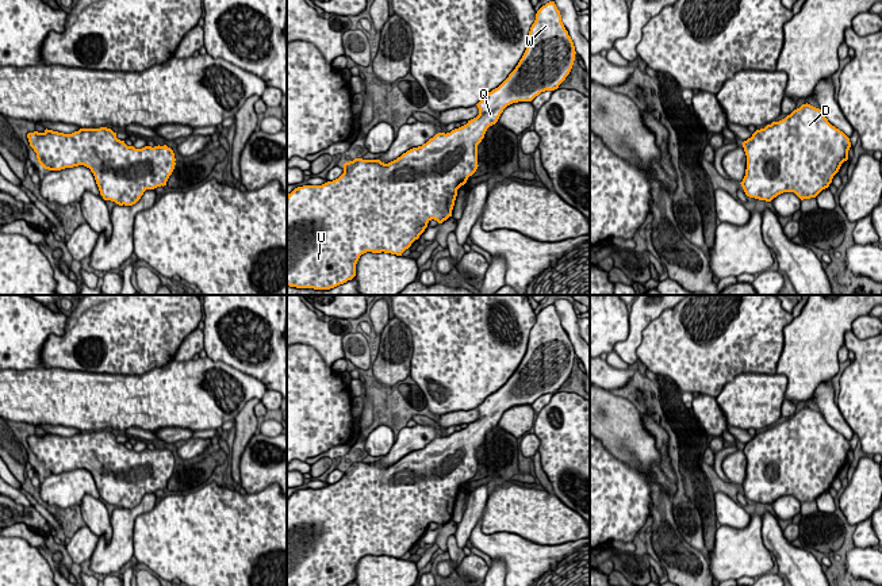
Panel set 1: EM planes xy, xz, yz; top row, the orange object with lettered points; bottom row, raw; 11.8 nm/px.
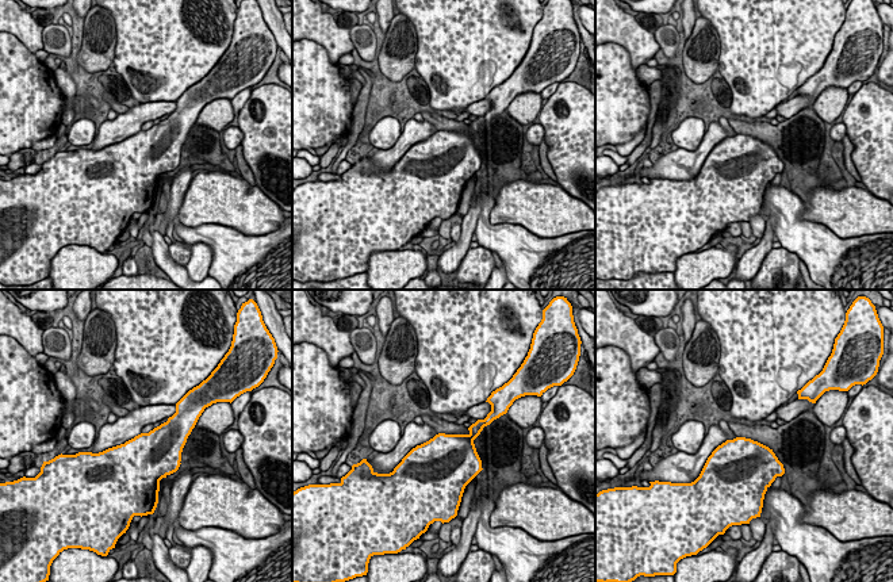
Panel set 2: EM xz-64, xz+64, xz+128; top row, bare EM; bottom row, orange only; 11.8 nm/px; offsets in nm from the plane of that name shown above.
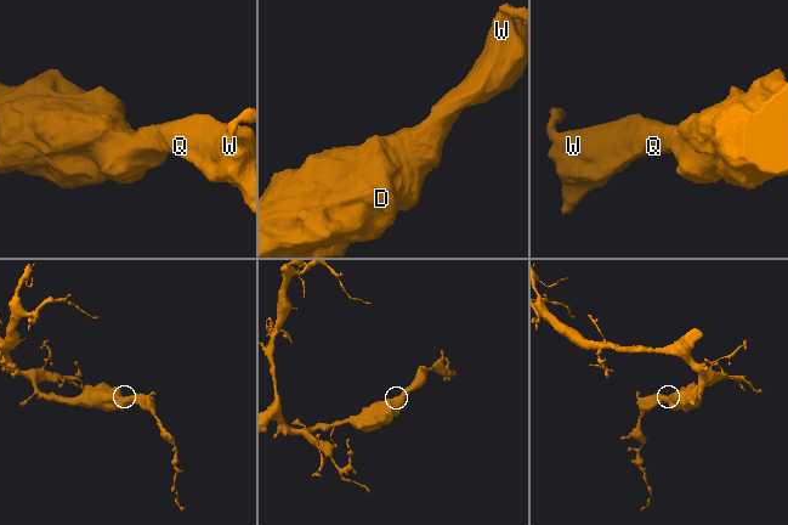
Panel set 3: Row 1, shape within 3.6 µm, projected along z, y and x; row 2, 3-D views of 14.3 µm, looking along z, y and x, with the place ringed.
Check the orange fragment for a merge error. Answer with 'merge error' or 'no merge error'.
no merge error

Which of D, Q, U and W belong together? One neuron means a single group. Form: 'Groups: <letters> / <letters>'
Groups: D Q U W

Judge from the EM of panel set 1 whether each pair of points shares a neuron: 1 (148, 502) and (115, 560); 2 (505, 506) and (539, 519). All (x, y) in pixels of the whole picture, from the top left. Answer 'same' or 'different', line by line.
1: same
2: same

